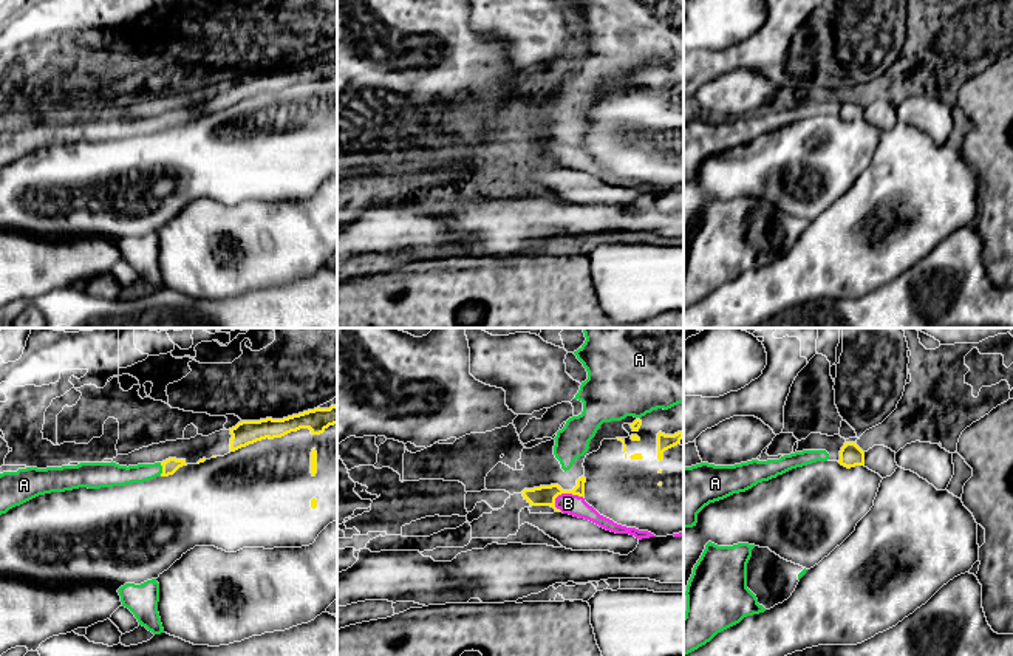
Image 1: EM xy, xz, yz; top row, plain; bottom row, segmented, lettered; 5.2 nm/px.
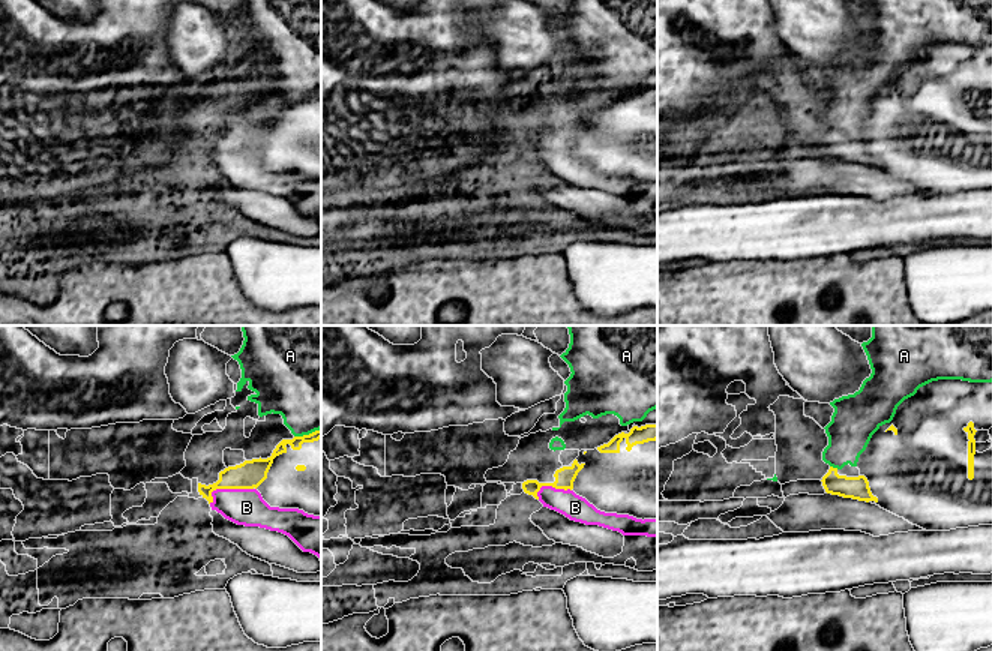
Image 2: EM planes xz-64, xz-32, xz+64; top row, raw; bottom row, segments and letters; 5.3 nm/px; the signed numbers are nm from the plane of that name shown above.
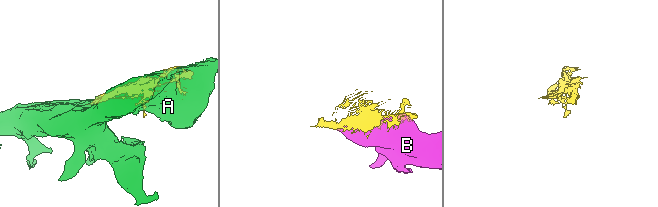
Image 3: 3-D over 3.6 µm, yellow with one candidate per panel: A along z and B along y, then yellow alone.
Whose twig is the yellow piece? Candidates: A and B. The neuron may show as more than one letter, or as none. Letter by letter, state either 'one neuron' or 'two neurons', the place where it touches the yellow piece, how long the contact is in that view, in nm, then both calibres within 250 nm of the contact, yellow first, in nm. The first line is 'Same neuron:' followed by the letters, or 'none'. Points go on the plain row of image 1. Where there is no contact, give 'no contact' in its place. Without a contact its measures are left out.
Same neuron: B
A: two neurons; contact xy (163, 122); length 70 nm; calibres 80 and 110 nm
B: one neuron; contact xz (565, 146); length 160 nm; calibres 110 and 110 nm

